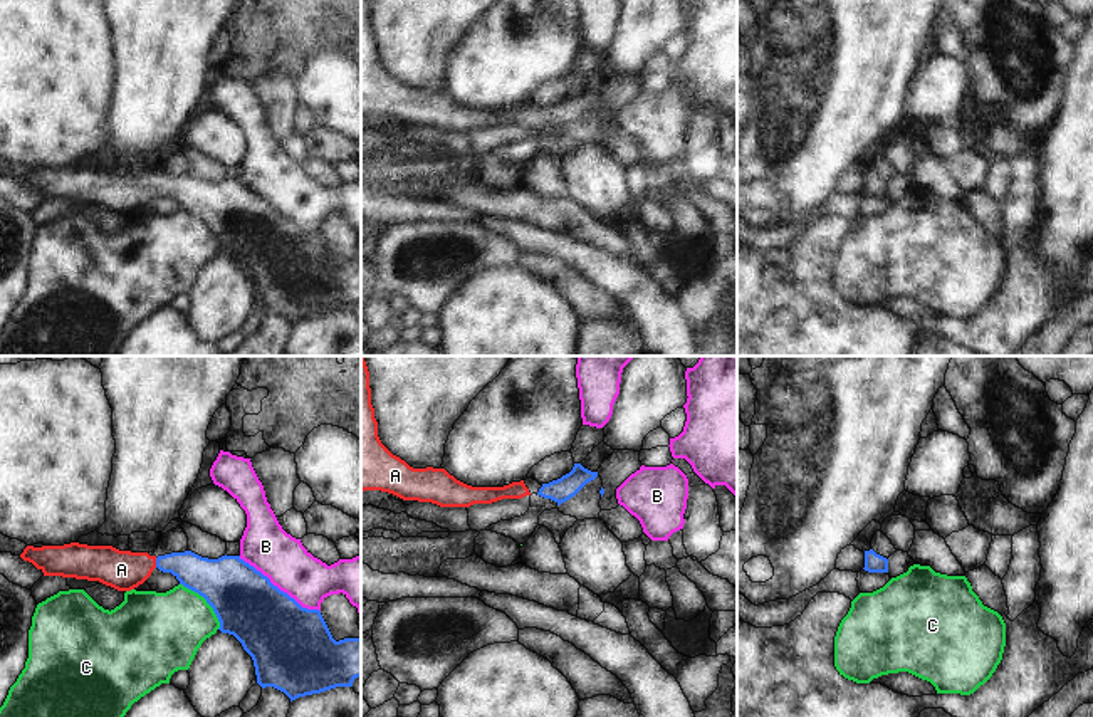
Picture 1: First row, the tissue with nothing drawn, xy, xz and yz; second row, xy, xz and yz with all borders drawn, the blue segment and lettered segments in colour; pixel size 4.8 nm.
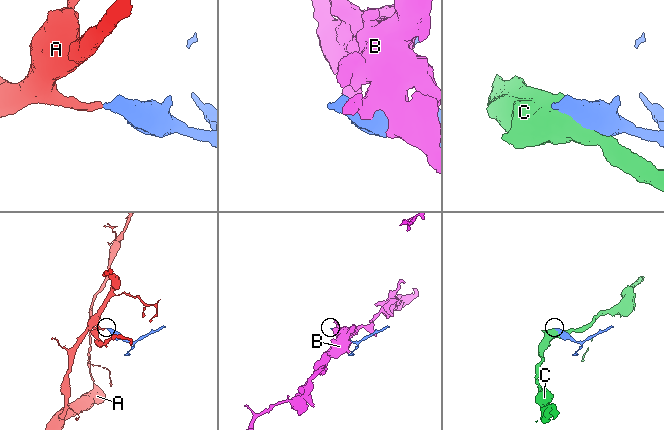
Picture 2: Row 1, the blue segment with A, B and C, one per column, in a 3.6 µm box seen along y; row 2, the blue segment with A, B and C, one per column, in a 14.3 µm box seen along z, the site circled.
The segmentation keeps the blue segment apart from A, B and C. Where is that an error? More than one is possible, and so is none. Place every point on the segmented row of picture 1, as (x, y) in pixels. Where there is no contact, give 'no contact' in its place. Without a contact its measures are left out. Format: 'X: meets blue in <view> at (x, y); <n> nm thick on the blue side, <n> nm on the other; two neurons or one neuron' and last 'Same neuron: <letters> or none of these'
A: meets blue in xy at (156, 563); 180 nm thick on the blue side, 190 nm on the other; one neuron
B: meets blue in xy at (277, 588); 360 nm thick on the blue side, 240 nm on the other; two neurons
C: meets blue in xy at (207, 601); 320 nm thick on the blue side, 360 nm on the other; two neurons
Same neuron: A

